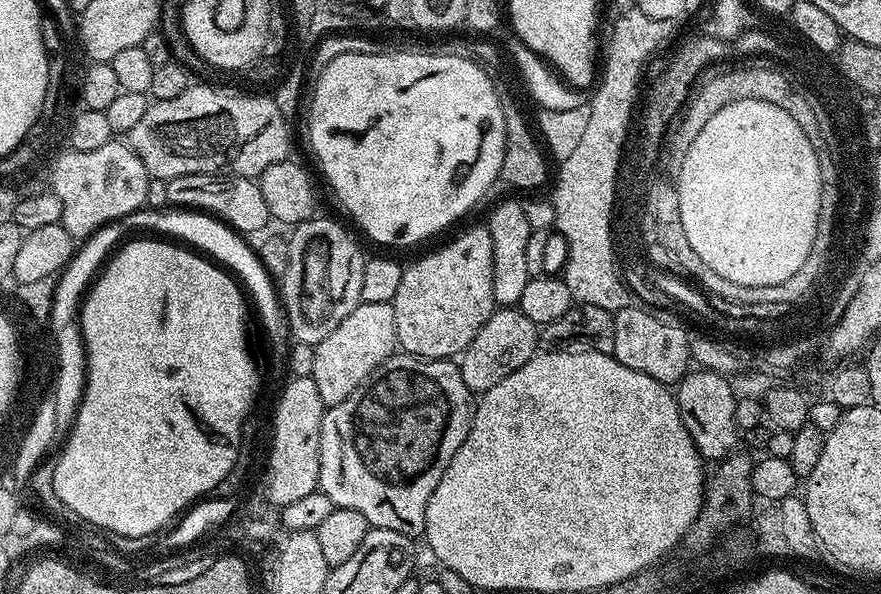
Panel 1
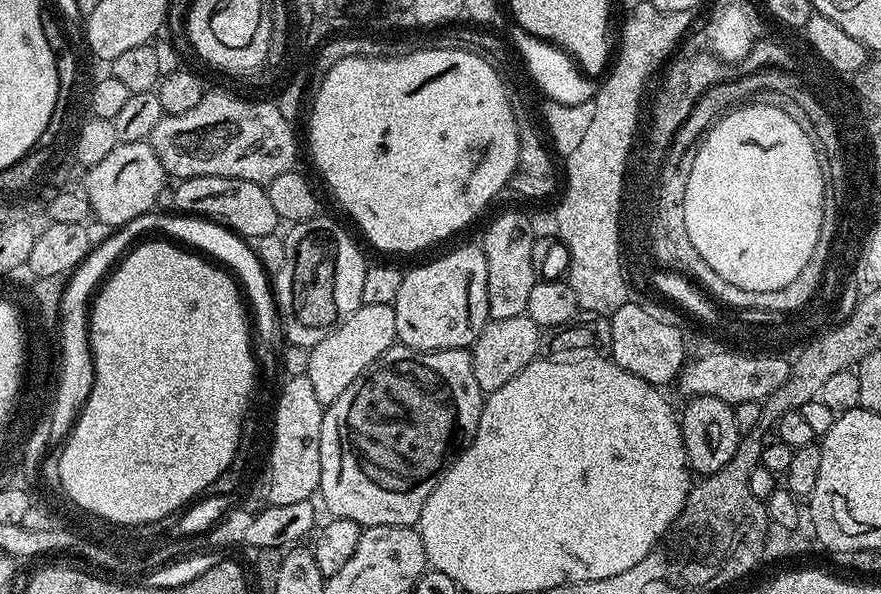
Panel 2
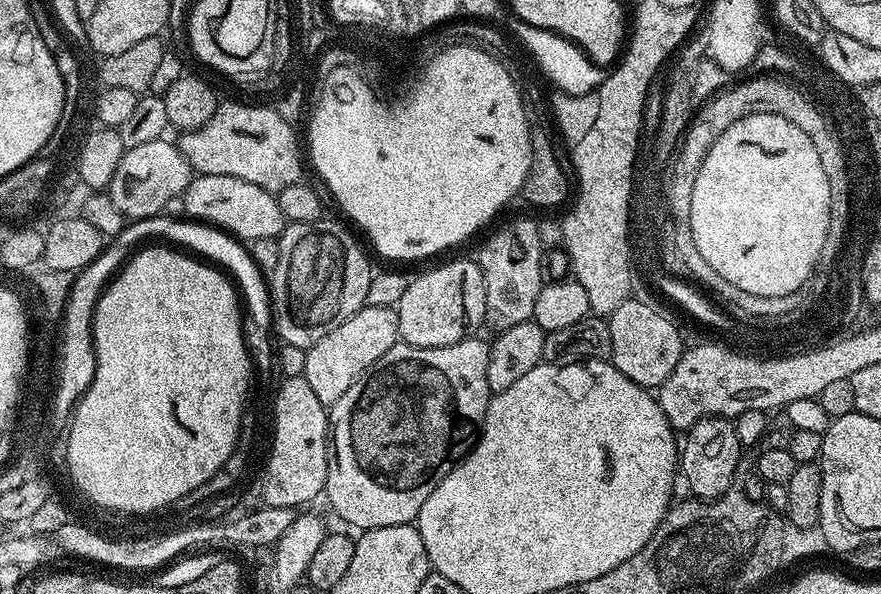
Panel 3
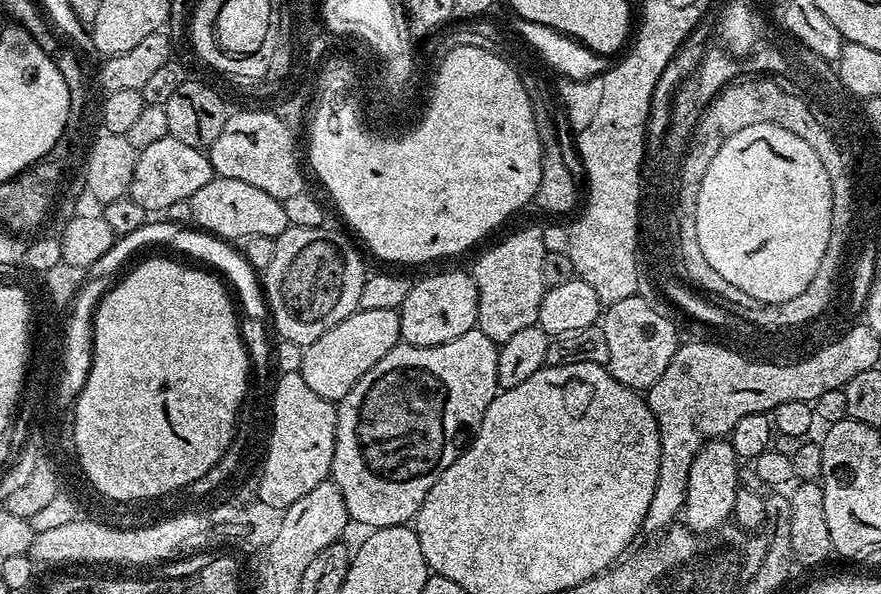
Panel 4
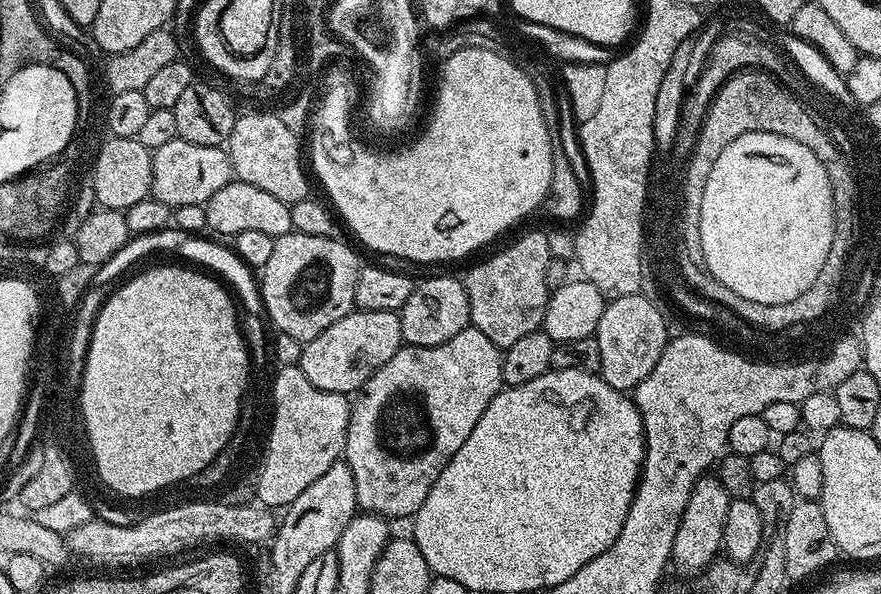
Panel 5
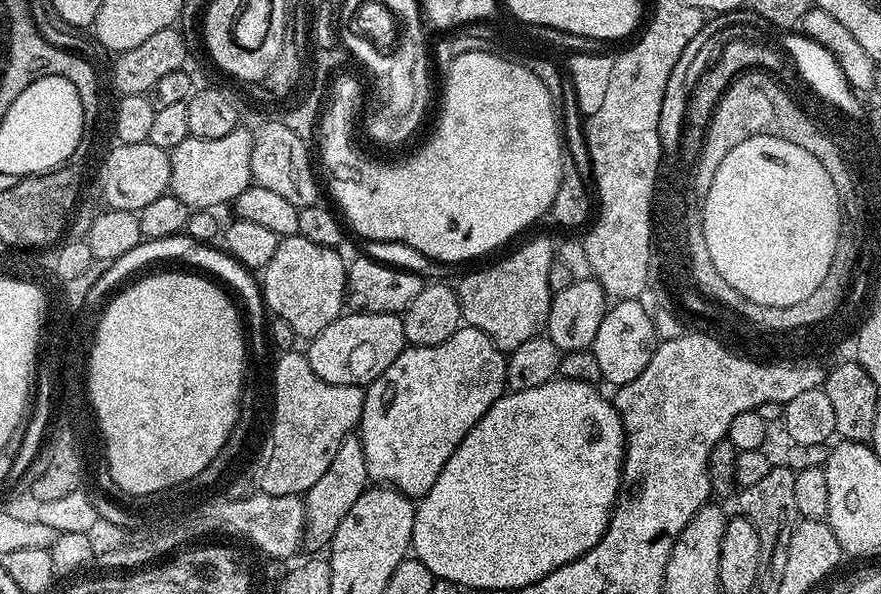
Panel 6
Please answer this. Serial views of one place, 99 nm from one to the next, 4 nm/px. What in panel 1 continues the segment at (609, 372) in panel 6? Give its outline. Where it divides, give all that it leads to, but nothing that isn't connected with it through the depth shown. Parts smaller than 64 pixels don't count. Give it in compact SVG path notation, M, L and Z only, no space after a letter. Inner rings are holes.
M629 306L614 315L614 350L612 355L622 366L638 370L638 374L650 374L658 382L675 386L688 375L690 357L688 352L689 330L680 324L671 324L647 307Z

